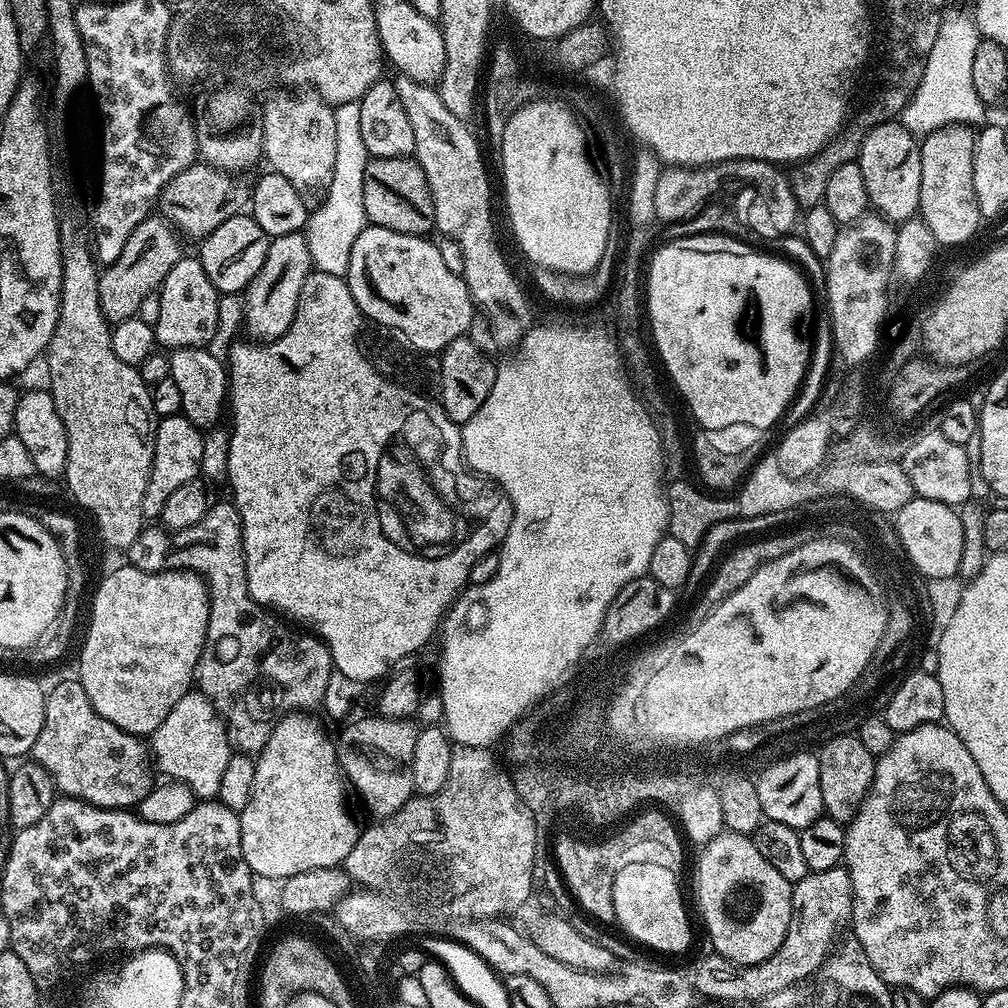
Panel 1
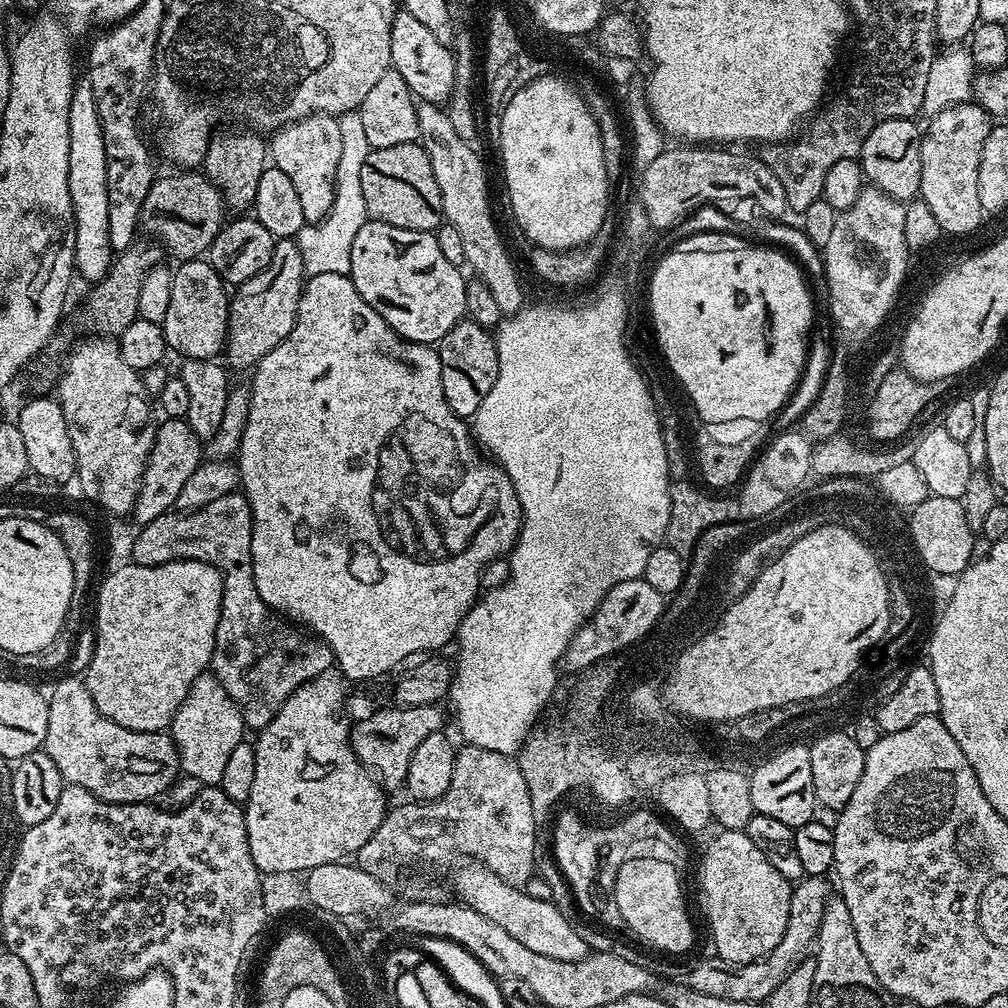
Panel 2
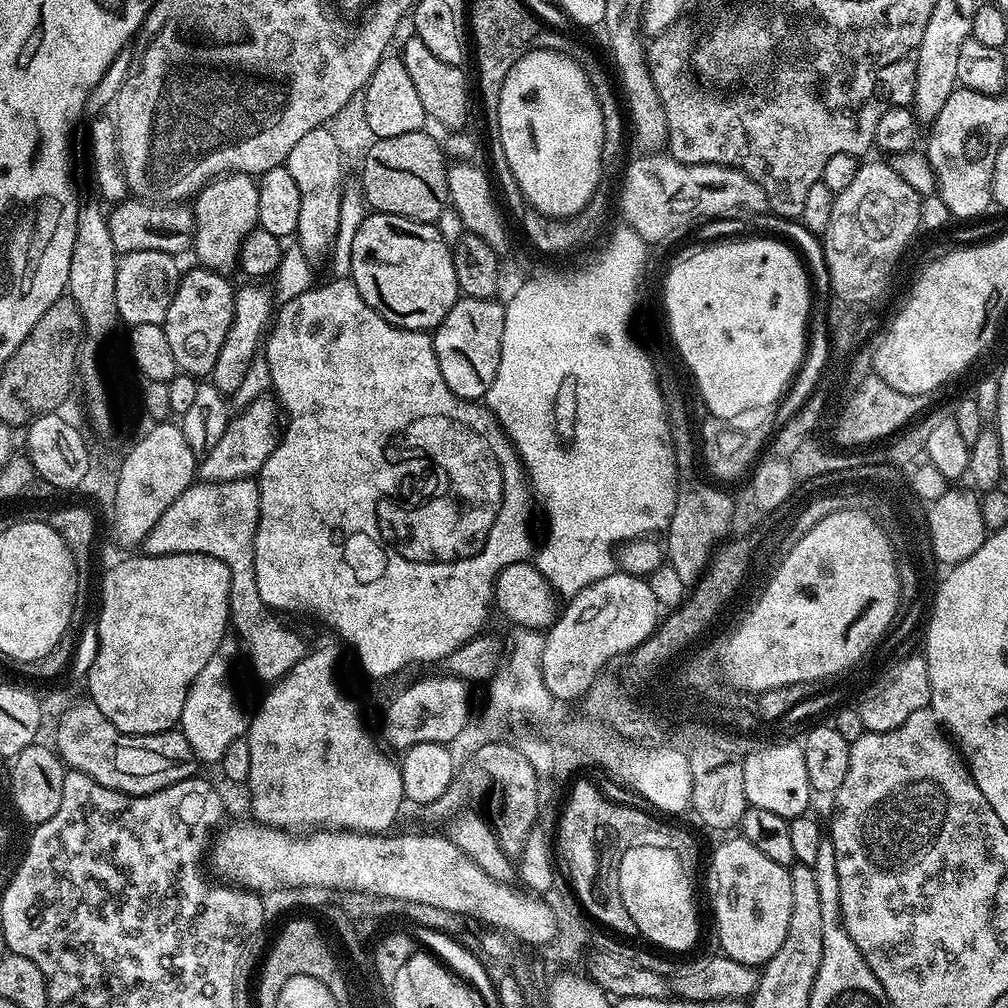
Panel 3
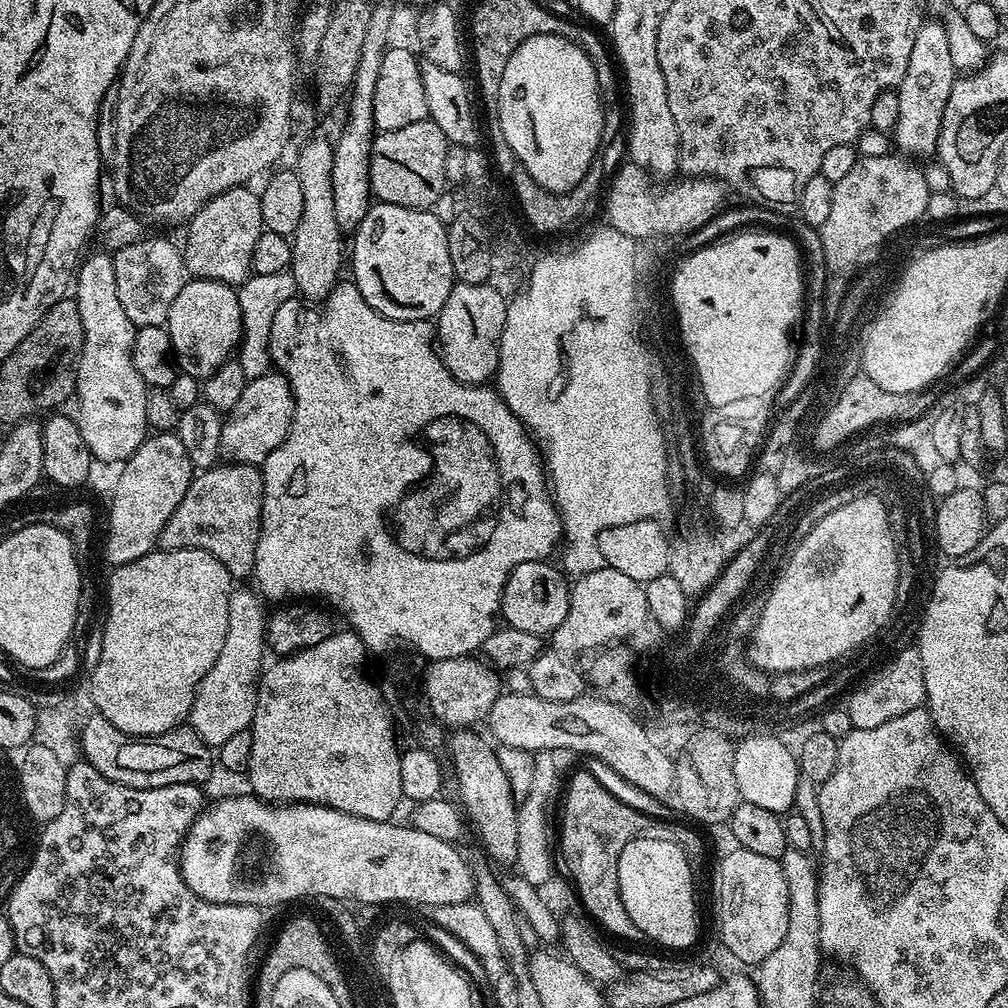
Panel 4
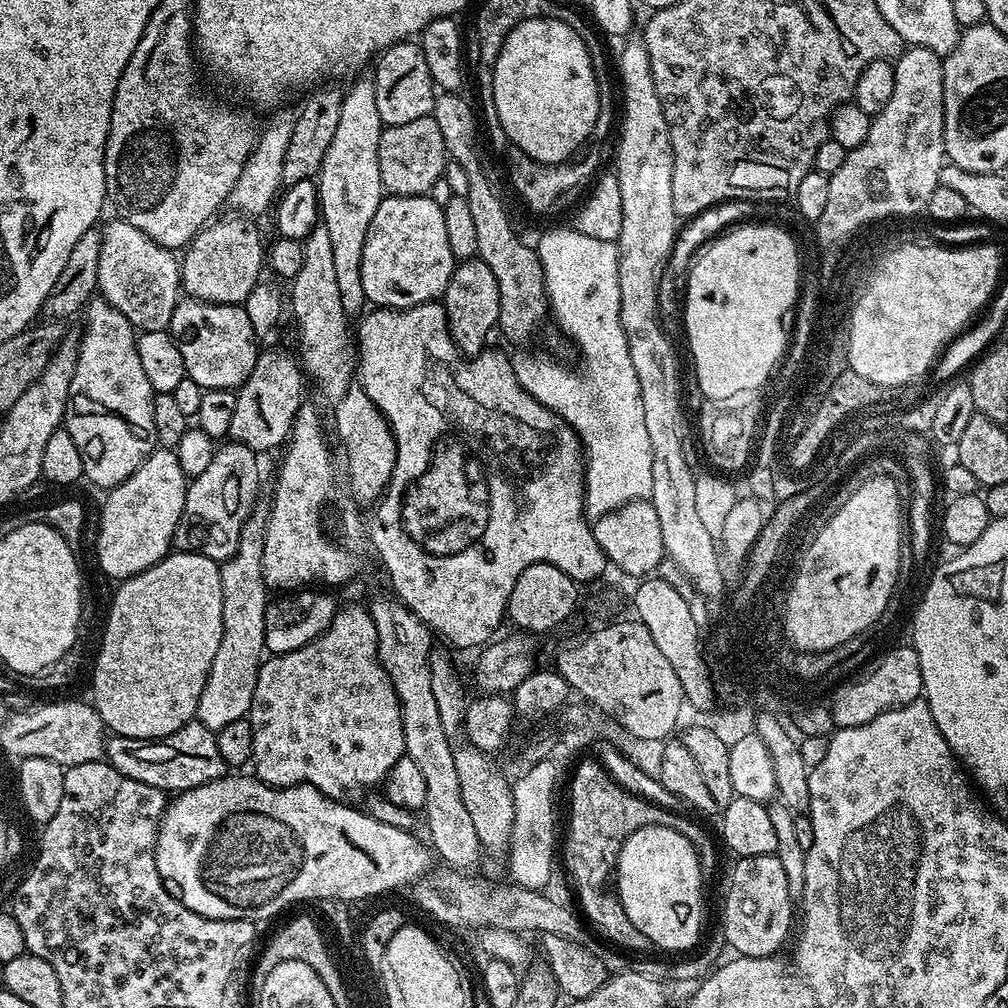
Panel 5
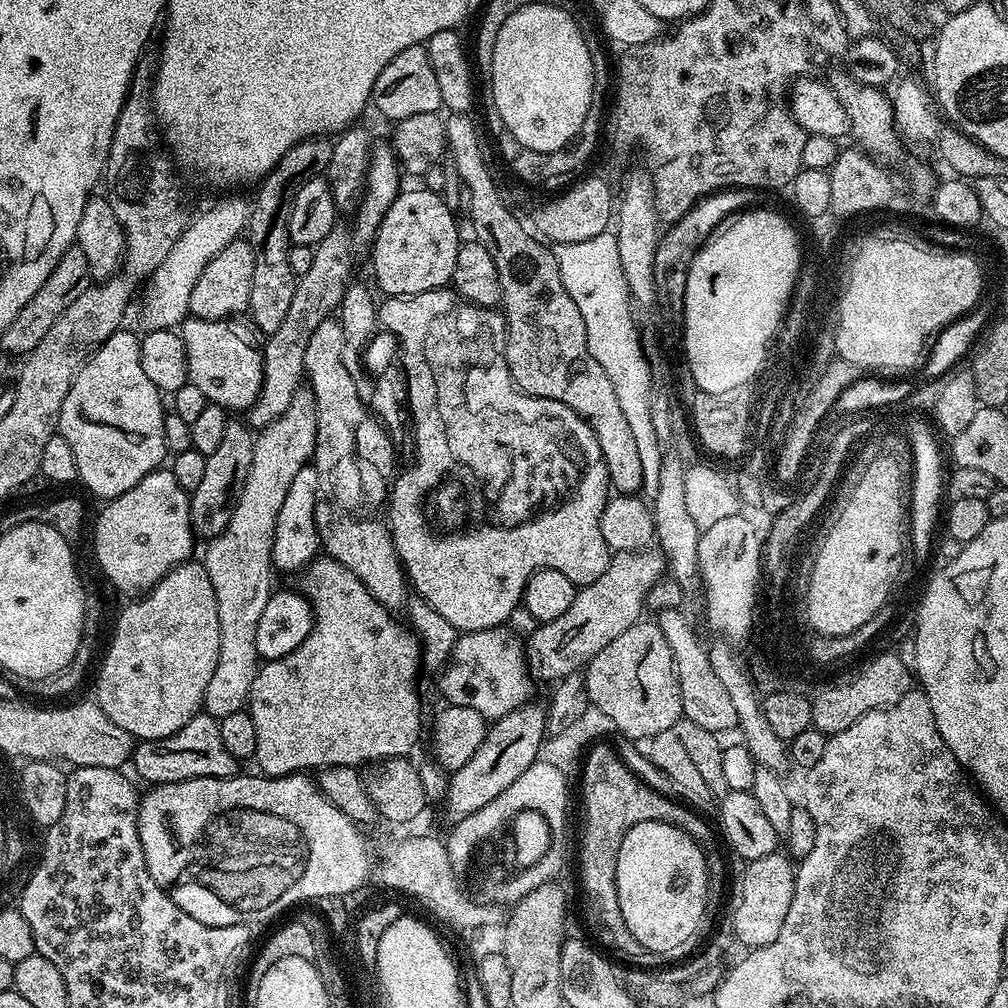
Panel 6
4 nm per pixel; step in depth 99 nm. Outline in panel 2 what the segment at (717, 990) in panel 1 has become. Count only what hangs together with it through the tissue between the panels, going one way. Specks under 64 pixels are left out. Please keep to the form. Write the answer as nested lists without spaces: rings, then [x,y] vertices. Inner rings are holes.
[[[805,876],[793,887],[786,934],[782,934],[782,942],[778,942],[778,946],[774,946],[770,954],[749,964],[730,962],[713,955],[712,960],[702,961],[693,972],[691,969],[687,973],[688,987],[698,990],[698,994],[714,994],[714,998],[730,998],[734,1002],[754,1002],[759,1005],[767,1001],[768,996],[778,990],[780,983],[788,977],[792,967],[813,951],[819,938],[819,928],[822,926],[824,904],[830,896],[828,882],[822,876]]]

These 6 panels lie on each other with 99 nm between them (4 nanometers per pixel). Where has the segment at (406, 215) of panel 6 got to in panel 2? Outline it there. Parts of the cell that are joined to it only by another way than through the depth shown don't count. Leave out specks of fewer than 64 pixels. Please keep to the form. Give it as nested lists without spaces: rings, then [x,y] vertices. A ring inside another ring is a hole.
[[[369,218],[362,226],[362,230],[358,230],[358,235],[354,237],[354,250],[350,250],[350,273],[354,286],[358,290],[358,294],[362,294],[364,301],[369,304],[388,324],[388,327],[400,337],[401,340],[406,340],[410,344],[431,344],[439,345],[441,338],[446,334],[450,334],[450,330],[454,330],[454,326],[465,319],[467,313],[466,304],[466,277],[460,273],[461,269],[442,255],[442,250],[438,246],[435,235],[430,232],[419,232],[418,230],[402,230],[402,226],[390,226],[386,222]]]

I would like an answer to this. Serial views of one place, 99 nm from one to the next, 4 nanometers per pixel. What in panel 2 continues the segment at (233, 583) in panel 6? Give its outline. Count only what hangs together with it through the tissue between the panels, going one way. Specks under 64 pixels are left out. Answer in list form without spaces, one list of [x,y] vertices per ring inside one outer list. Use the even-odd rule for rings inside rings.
[[[211,674],[197,678],[182,706],[178,706],[170,725],[170,735],[180,755],[183,775],[193,776],[200,786],[219,785],[230,754],[245,739],[244,732],[246,725],[240,707],[228,697],[222,682]]]

